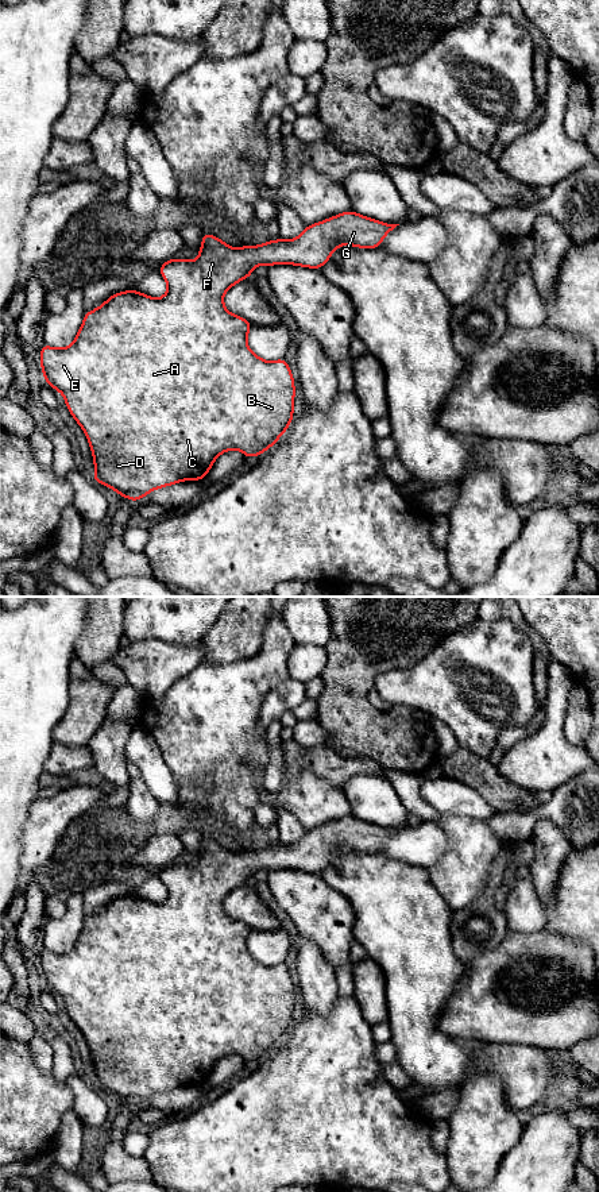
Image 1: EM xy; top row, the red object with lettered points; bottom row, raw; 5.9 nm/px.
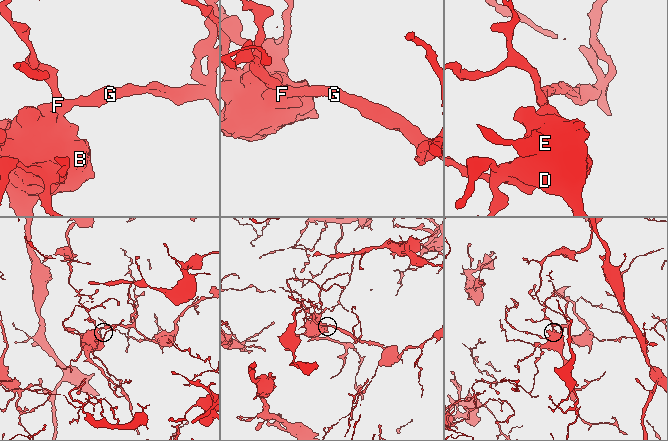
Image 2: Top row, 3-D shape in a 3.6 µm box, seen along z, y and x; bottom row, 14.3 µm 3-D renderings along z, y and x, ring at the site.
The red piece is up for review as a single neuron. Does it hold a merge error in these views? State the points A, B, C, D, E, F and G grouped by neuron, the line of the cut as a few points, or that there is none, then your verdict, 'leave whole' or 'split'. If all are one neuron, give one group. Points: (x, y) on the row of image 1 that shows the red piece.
groups A B C D E F G; cut none; leave whole

